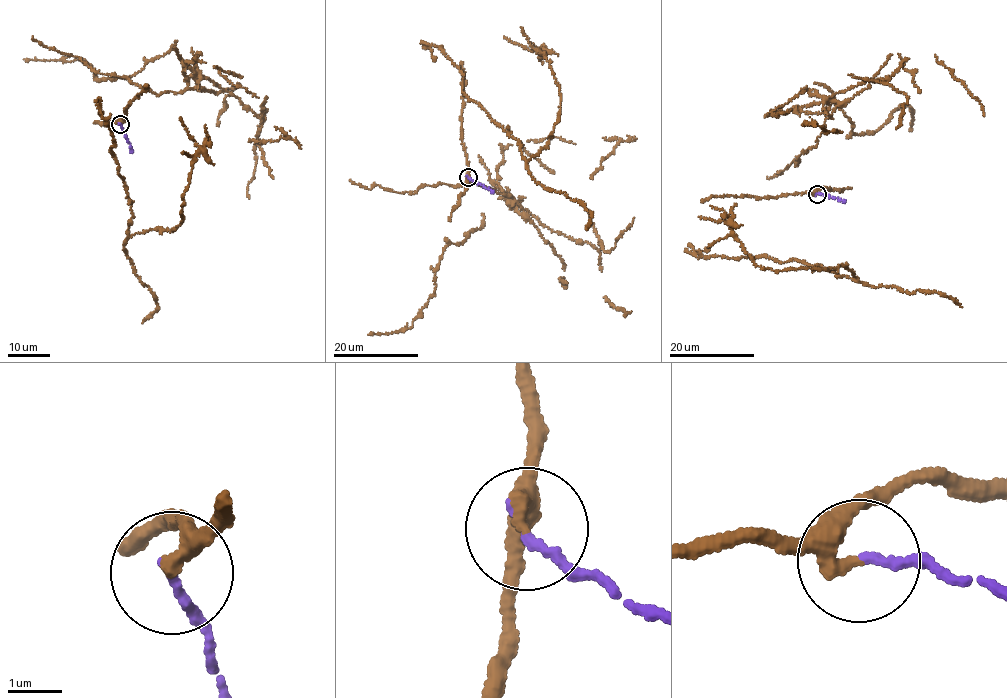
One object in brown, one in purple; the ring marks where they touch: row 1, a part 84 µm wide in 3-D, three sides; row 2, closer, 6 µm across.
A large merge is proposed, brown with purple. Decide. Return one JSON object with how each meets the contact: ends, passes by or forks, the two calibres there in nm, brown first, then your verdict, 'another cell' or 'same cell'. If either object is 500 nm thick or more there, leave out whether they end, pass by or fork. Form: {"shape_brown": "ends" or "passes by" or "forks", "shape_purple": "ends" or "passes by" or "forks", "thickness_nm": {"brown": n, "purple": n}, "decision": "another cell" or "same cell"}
{"shape_brown": "passes by", "shape_purple": "ends", "thickness_nm": {"brown": 240, "purple": 160}, "decision": "another cell"}

